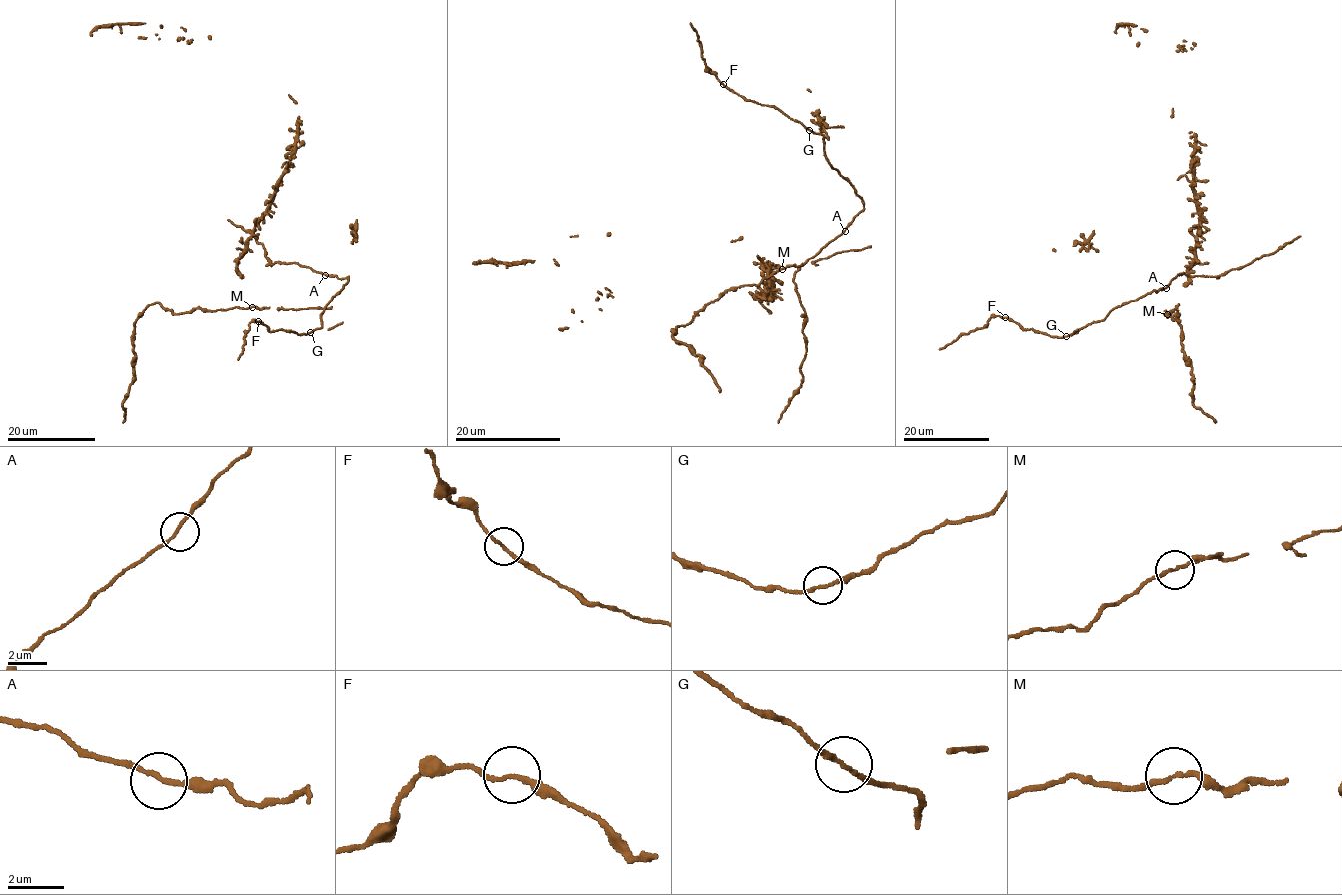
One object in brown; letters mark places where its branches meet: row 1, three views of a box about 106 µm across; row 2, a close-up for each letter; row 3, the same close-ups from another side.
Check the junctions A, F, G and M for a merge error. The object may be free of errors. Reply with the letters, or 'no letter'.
no letter

